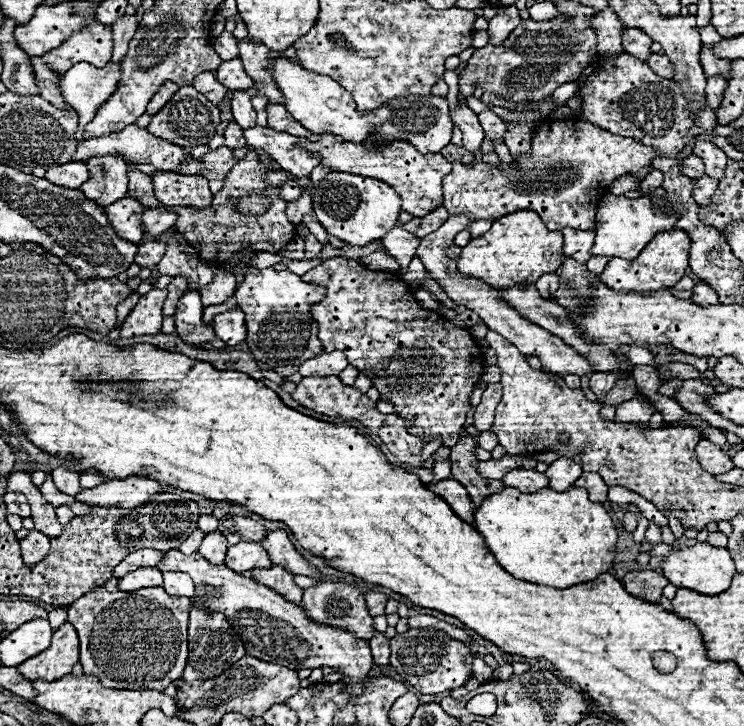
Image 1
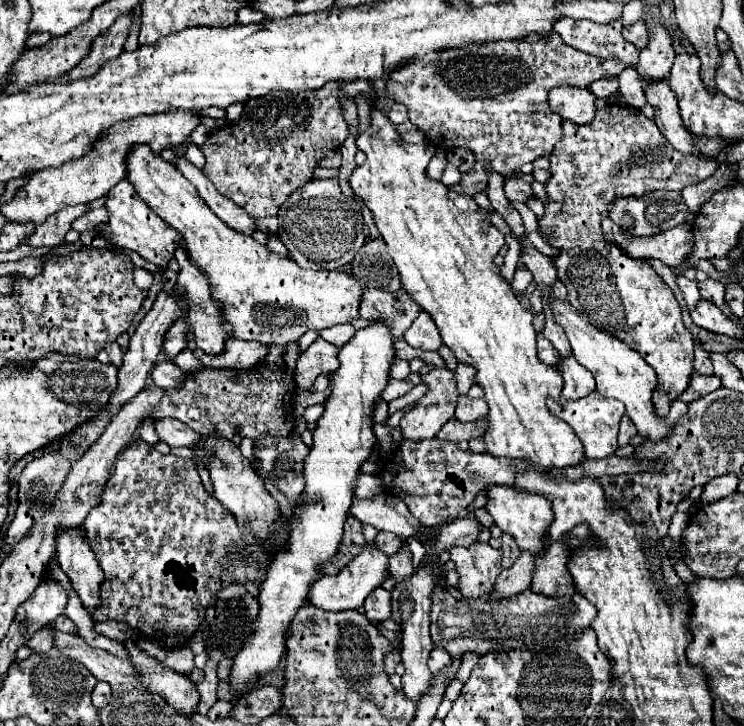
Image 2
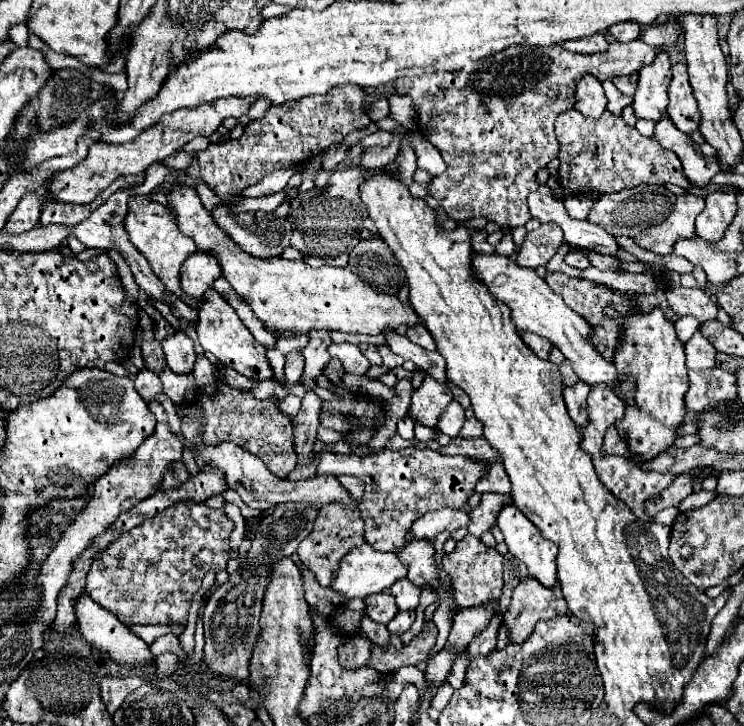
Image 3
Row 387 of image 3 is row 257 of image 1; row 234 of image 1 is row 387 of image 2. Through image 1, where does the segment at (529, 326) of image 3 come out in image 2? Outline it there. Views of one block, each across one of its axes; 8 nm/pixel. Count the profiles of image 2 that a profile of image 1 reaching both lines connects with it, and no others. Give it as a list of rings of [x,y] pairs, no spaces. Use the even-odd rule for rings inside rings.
[[[552,296],[552,300],[550,300],[550,312],[552,312],[556,324],[560,324],[564,328],[566,338],[570,340],[574,358],[584,368],[588,368],[594,374],[596,390],[604,398],[616,398],[616,400],[624,402],[624,406],[628,410],[628,416],[636,424],[640,436],[646,436],[652,442],[664,440],[672,432],[676,420],[680,416],[684,416],[684,412],[688,412],[686,410],[688,406],[684,402],[676,400],[676,402],[672,402],[670,416],[664,418],[664,420],[660,420],[654,414],[654,408],[652,408],[652,392],[656,388],[656,372],[652,372],[652,368],[648,368],[648,364],[644,364],[644,360],[638,356],[636,350],[628,348],[628,344],[624,344],[616,336],[612,336],[608,332],[600,332],[580,312],[576,312],[576,308],[572,308],[572,304],[566,302],[566,300],[558,300],[558,298]]]

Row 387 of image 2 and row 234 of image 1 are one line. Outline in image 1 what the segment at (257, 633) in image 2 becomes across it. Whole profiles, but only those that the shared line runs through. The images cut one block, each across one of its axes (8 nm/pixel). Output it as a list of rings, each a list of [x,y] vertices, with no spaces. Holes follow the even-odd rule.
[[[328,174],[324,180],[312,188],[314,214],[328,234],[348,242],[350,246],[366,246],[374,240],[386,236],[388,230],[396,226],[400,214],[400,196],[386,182],[352,176],[352,174]]]

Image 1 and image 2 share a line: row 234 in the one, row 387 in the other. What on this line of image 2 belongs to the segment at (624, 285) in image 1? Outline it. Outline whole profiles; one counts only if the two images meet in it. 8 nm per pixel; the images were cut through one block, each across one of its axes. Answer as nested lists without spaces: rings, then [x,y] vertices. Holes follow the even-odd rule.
[[[608,104],[606,108],[596,112],[590,124],[578,126],[570,120],[564,120],[562,128],[562,140],[556,144],[550,156],[552,176],[546,184],[550,200],[546,204],[544,218],[540,218],[540,230],[548,234],[548,244],[560,250],[560,256],[552,258],[552,262],[556,262],[558,278],[564,280],[568,288],[568,302],[596,328],[612,332],[616,338],[624,340],[656,370],[658,386],[652,394],[652,402],[656,416],[666,418],[670,412],[670,404],[688,388],[688,380],[694,372],[692,334],[682,324],[682,308],[674,298],[672,290],[662,282],[662,278],[652,270],[650,264],[646,264],[644,260],[632,260],[630,256],[624,256],[620,248],[608,244],[602,236],[600,222],[608,216],[606,208],[616,196],[642,196],[654,190],[682,190],[690,184],[700,184],[702,180],[712,176],[718,164],[710,158],[684,156],[676,152],[668,144],[668,140],[660,136],[660,130],[656,128],[654,120],[648,120],[640,110],[630,106]]]

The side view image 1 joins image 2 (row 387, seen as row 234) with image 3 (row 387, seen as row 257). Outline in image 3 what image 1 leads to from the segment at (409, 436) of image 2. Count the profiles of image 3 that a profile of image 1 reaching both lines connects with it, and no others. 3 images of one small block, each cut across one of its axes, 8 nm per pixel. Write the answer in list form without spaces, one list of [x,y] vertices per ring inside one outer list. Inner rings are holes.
[[[426,376],[422,386],[416,388],[412,394],[408,416],[412,418],[412,422],[418,422],[428,428],[436,428],[444,408],[450,402],[452,402],[452,392],[448,390],[448,386],[434,380],[432,376]]]

